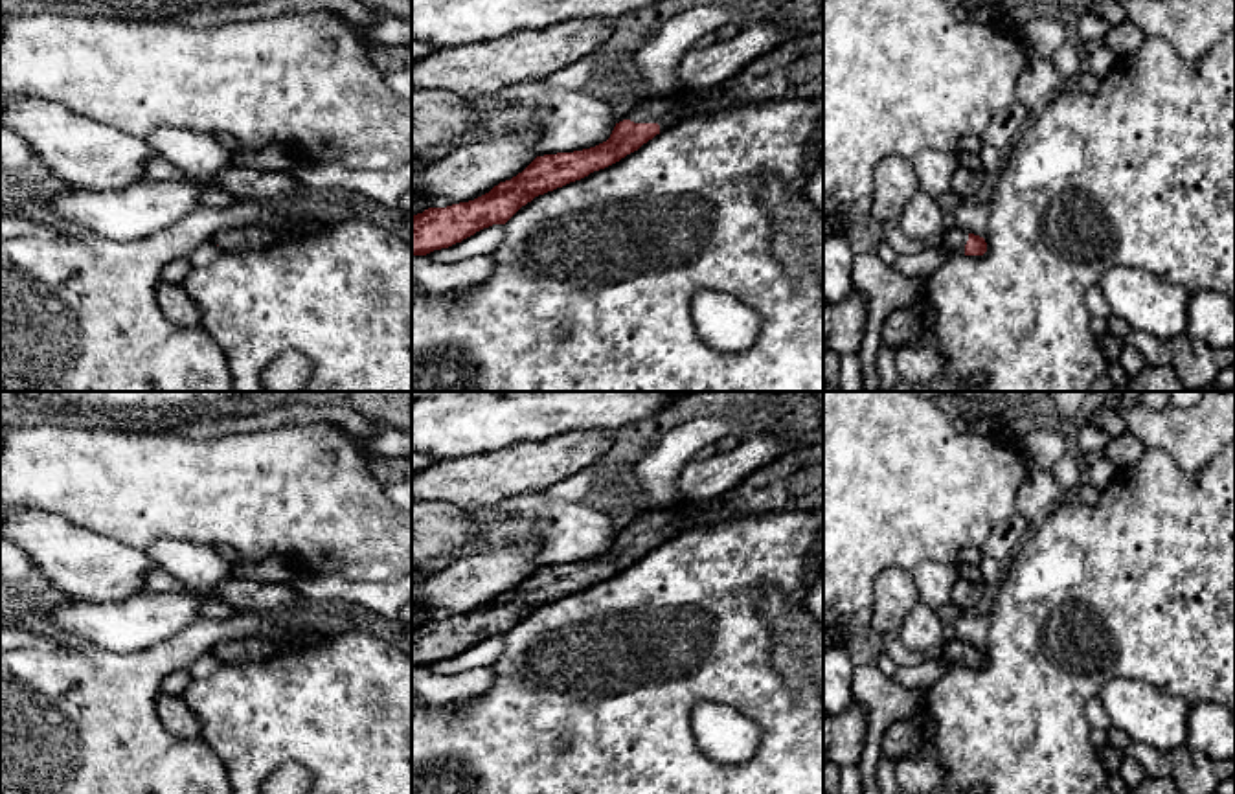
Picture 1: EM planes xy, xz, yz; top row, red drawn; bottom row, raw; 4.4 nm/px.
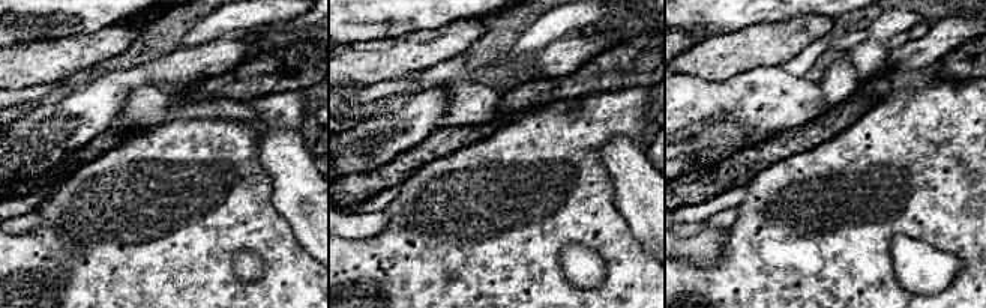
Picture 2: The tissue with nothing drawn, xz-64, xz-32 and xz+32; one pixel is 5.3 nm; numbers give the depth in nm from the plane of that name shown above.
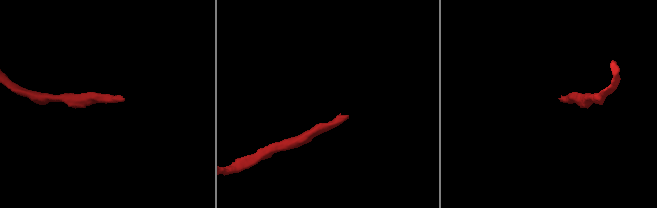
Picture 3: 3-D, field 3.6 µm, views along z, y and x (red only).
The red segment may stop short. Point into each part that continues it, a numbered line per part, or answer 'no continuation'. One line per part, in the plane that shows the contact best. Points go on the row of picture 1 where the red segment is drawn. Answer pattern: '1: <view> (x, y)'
1: xz (794, 68)

